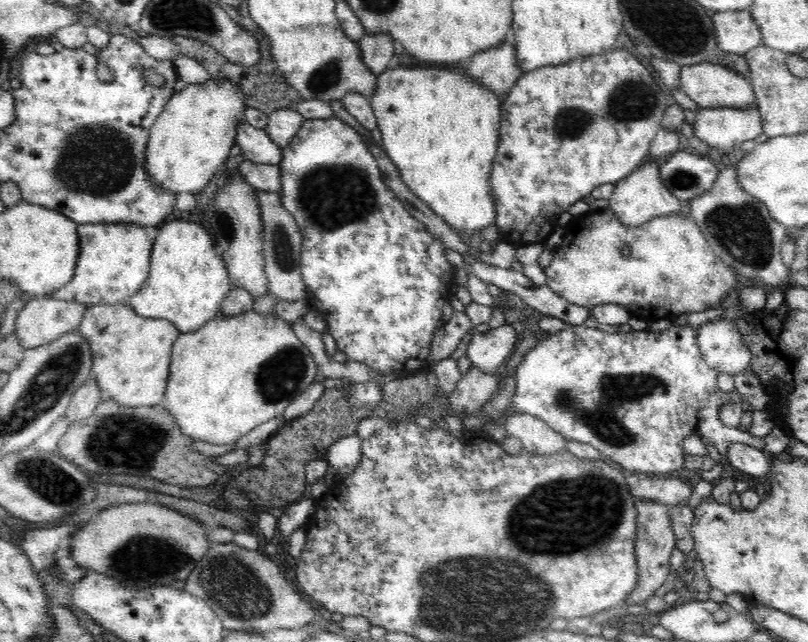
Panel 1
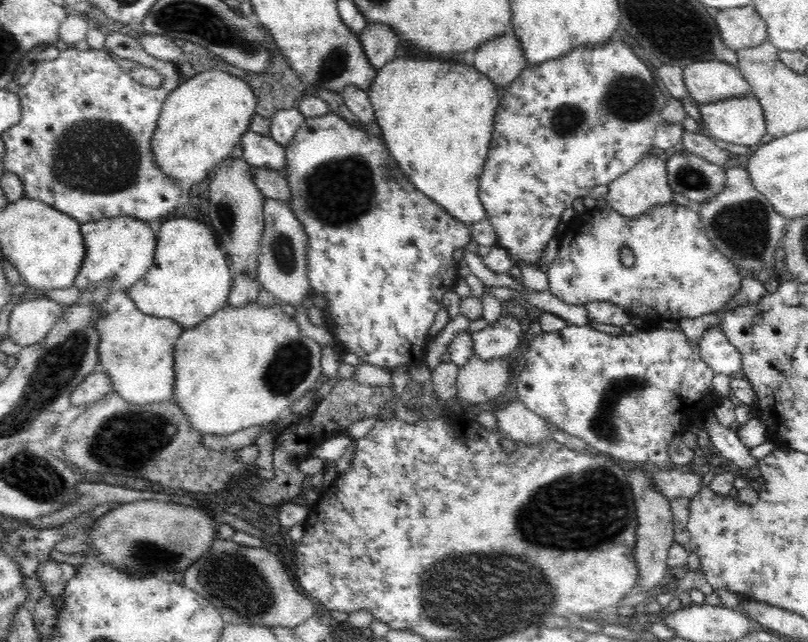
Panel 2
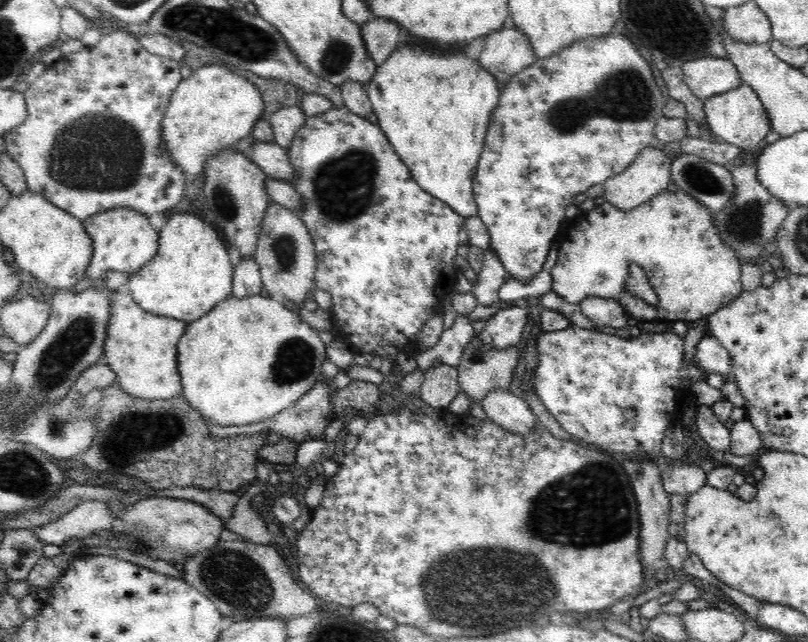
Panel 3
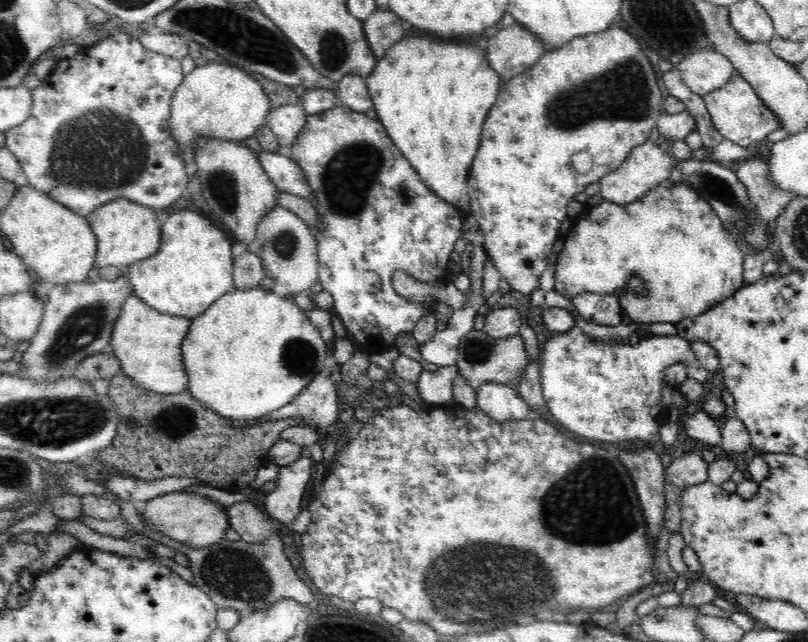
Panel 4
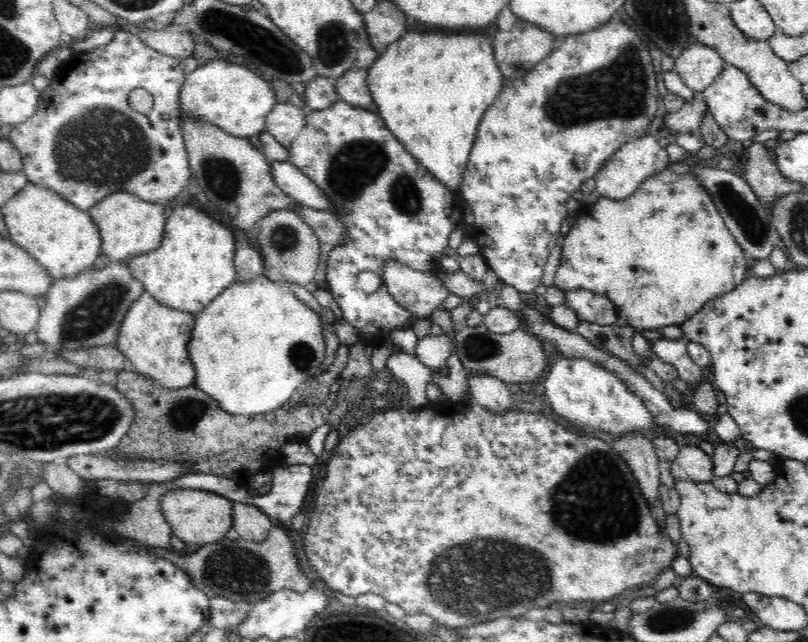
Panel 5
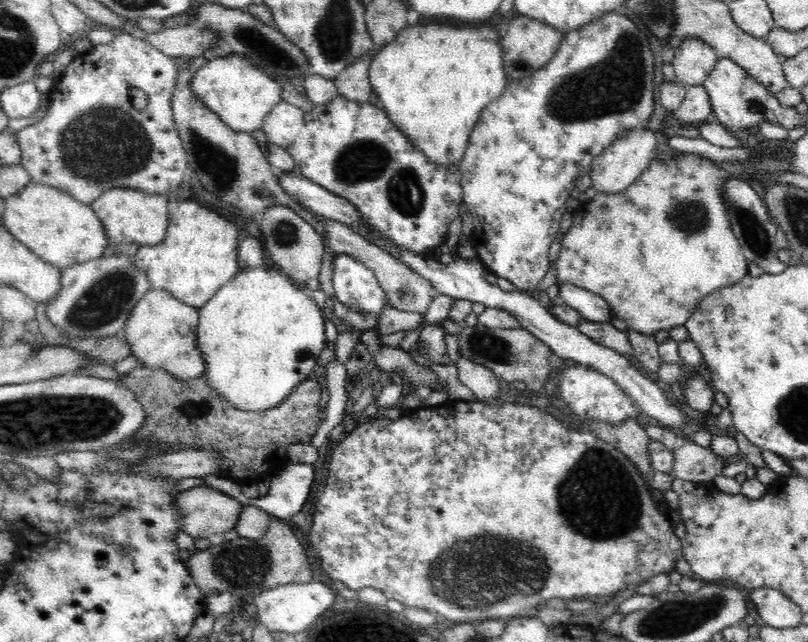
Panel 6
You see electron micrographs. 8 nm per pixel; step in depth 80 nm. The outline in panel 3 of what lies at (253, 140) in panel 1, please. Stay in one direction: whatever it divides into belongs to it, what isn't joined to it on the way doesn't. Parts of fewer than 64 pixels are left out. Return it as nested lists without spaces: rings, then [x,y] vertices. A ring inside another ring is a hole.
[[[255,139],[251,144],[249,159],[268,176],[291,184],[294,178],[294,167],[287,155],[287,149],[282,148],[275,141],[265,143]]]

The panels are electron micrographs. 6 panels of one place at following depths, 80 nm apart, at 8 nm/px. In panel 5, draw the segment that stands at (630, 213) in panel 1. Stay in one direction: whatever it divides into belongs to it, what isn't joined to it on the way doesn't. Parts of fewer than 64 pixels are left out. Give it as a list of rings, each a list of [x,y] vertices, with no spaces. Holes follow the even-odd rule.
[[[651,131],[644,136],[630,140],[622,148],[618,148],[618,152],[608,160],[608,164],[594,176],[596,190],[600,192],[602,197],[612,200],[630,198],[642,186],[642,182],[646,182],[650,176],[669,168],[670,161],[666,149],[660,147]]]

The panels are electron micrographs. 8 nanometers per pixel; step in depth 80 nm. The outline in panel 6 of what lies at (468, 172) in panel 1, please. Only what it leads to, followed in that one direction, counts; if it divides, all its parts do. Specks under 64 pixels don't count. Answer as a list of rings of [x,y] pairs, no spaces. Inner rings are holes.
[[[418,23],[400,30],[393,42],[377,49],[372,56],[369,79],[386,116],[431,162],[459,168],[482,110],[505,91],[508,76],[503,67],[500,39],[496,25],[477,23],[458,28],[446,24]]]

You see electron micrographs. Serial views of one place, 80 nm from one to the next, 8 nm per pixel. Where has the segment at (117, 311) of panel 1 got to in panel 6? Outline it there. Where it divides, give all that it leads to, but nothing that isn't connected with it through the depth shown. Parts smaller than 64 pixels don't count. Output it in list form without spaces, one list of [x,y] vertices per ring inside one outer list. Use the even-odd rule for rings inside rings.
[[[150,289],[142,296],[141,300],[137,301],[136,306],[132,308],[132,314],[126,322],[126,326],[122,330],[122,337],[130,345],[132,356],[138,359],[138,366],[148,368],[163,368],[167,370],[174,378],[179,380],[192,380],[202,376],[206,361],[202,357],[202,353],[198,351],[198,343],[196,338],[198,327],[198,316],[200,311],[194,309],[182,302],[174,299],[168,290]]]

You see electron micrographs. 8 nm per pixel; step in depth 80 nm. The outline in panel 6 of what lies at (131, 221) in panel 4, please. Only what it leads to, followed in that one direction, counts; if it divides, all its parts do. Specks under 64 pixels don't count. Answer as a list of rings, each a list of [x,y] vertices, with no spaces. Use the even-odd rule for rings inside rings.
[[[110,188],[91,205],[95,215],[102,221],[110,246],[116,251],[126,251],[130,244],[156,246],[167,233],[169,203],[167,194],[152,196],[136,188]]]

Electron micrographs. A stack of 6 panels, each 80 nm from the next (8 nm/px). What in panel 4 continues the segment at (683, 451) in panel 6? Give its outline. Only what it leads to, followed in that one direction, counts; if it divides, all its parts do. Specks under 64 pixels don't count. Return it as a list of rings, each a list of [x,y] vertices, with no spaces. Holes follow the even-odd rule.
[[[692,451],[674,459],[663,472],[665,482],[678,487],[680,492],[707,481],[709,464],[700,452]]]

